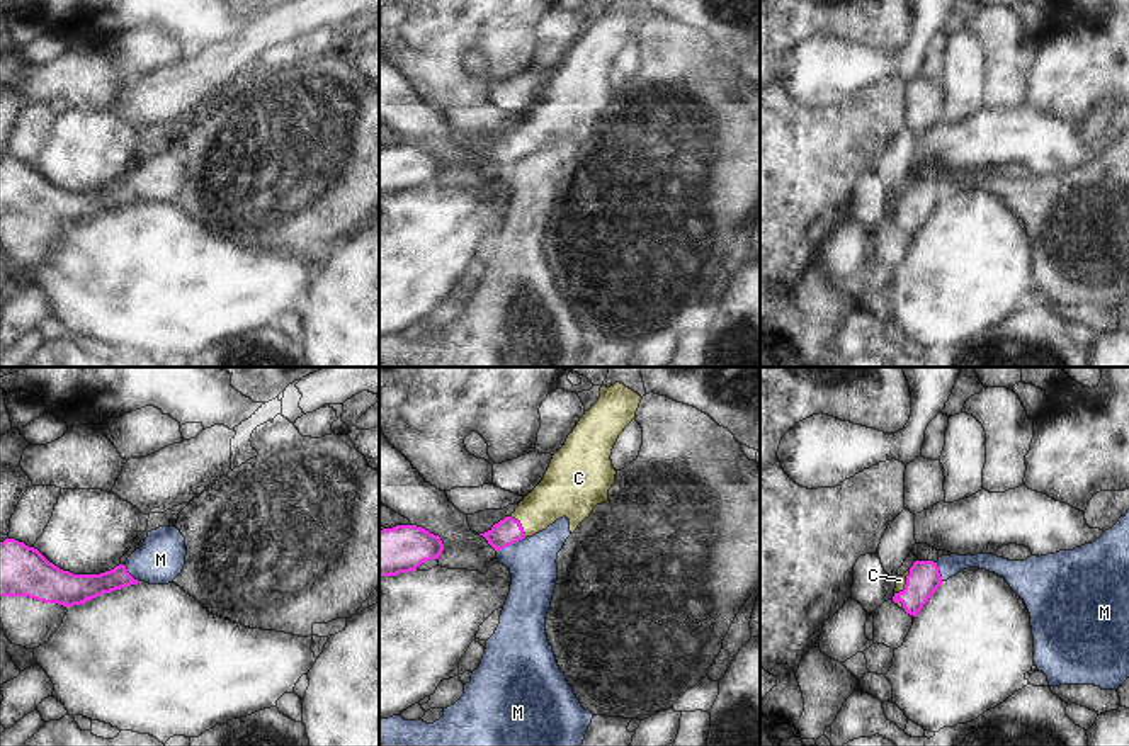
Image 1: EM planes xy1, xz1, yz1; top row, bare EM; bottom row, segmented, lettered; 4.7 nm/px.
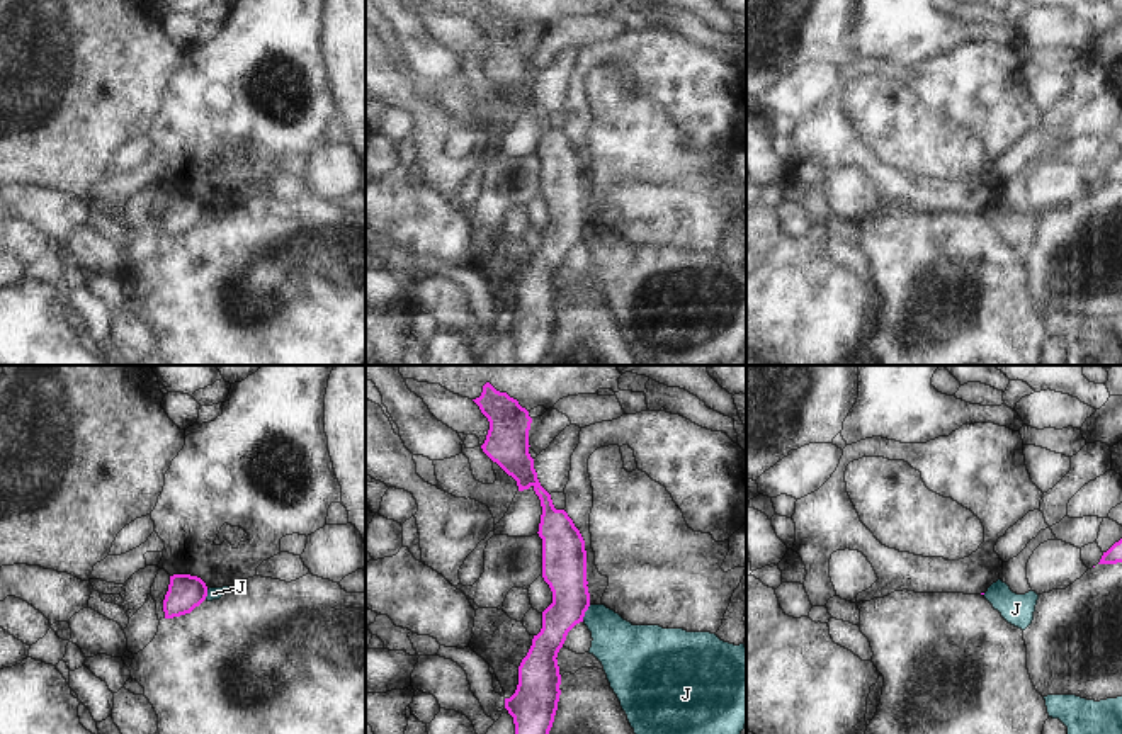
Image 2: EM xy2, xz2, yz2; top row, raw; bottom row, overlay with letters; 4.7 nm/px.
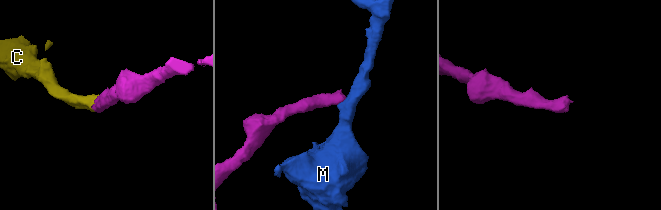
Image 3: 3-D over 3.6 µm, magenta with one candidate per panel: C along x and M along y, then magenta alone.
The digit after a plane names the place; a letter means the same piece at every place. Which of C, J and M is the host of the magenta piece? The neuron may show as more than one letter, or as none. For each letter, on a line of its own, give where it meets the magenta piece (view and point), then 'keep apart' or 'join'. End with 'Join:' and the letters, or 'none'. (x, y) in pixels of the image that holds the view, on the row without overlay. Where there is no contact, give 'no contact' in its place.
C: yz1 (905, 204) | join
J: xz2 (583, 233) | keep apart
M: xz1 (510, 163) | keep apart
Join: C

